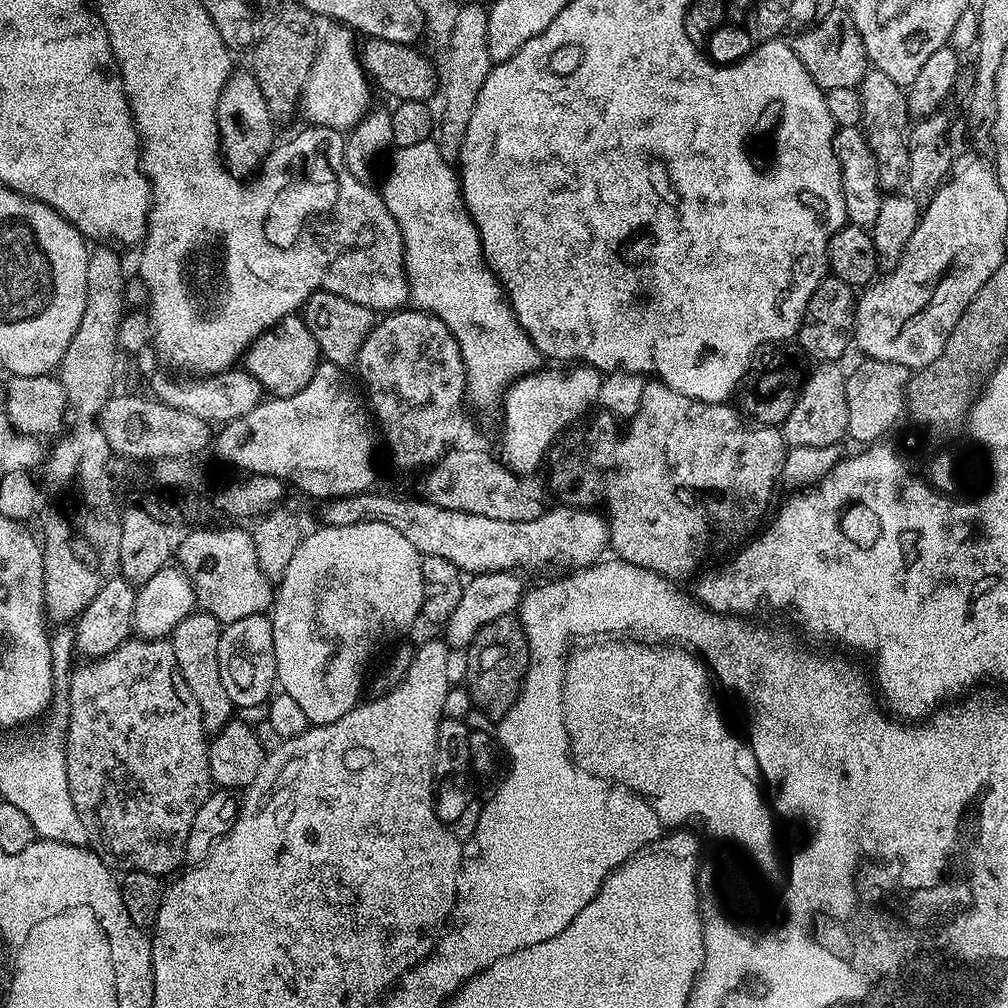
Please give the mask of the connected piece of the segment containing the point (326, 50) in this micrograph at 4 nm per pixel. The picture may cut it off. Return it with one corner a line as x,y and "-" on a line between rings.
332,26
327,33
323,33
320,49
316,52
314,66
310,70
310,78
306,78
306,86
300,95
298,105
299,115
304,115
309,125
318,128
335,128
337,130
351,130
370,111
372,103
373,85
366,75
363,64
360,63
357,45
352,45
354,32
343,26

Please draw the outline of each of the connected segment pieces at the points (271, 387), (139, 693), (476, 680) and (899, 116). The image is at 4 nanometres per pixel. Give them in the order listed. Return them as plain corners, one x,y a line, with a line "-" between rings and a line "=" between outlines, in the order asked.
293,314
282,318
248,347
243,357
243,367
259,382
261,389
273,397
298,394
314,378
316,368
322,362
318,342
308,332
303,315
=
129,638
122,646
118,646
118,650
114,650
108,656
103,656
101,660
84,662
84,665
73,674
72,681
68,684
66,703
68,705
68,730
64,753
66,754
66,774
70,782
70,798
74,798
74,810
78,810
78,818
82,818
82,826
86,826
88,844
92,851
109,868
119,870
121,873
145,872
161,878
171,877
185,863
186,838
190,834
194,814
202,810
202,802
206,802
206,798
210,798
210,794
214,791
208,761
210,740
202,726
202,710
198,710
198,701
194,698
194,694
190,694
190,686
186,686
186,678
182,678
178,670
178,658
174,658
171,639
=
515,615
494,618
494,622
484,624
482,630
472,639
472,643
466,649
468,655
468,681
466,687
472,695
472,703
477,709
481,708
488,716
499,718
514,706
514,702
520,693
520,687
524,684
524,672
528,668
528,643
524,637
524,631
519,619
=
872,68
862,78
858,91
862,102
859,127
868,140
870,154
874,154
874,162
878,166
878,186
881,193
899,193
907,185
910,174
910,154
906,135
910,128
910,115
905,89
898,82
894,82
894,78
882,74
882,70

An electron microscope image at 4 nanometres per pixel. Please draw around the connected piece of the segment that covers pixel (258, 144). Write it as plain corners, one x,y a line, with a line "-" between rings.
233,71
224,83
218,98
216,125
220,131
220,155
225,168
237,178
251,177
264,163
278,140
277,125
270,114
270,106
266,106
266,98
262,98
262,89
258,87
251,71

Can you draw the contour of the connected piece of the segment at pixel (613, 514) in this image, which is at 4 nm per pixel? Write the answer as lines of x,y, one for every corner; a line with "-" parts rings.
659,382
645,383
640,409
631,416
630,421
627,423
629,424
628,437
624,437
620,433
620,428
616,425
619,424
617,417
607,414
599,414
600,416
596,417
593,415
591,419
584,422
589,422
589,424
581,423
579,426
567,429
553,444
552,451
546,457
548,484
552,487
553,494
560,499
557,501
561,505
592,510
600,506
596,504
606,504
608,506
608,512
606,511
608,543
611,551
616,551
613,553
619,559
630,562
634,566
642,566
646,570
657,572
659,576
668,577
673,582
680,582
683,576
690,575
689,577
691,577
693,574
701,571
702,565
700,563
707,558
708,551
729,551
728,553
731,553
733,550
739,549
761,527
760,519
763,518
764,511
768,508
768,499
771,498
772,491
776,488
776,480
778,484
778,481
781,479
786,453
783,431
776,426
756,426
753,432
747,432
744,429
743,422
740,421
739,414
734,409
728,407
732,406
729,406
727,403
707,404
701,400
686,398
686,394
678,394
678,390
670,390
670,386

